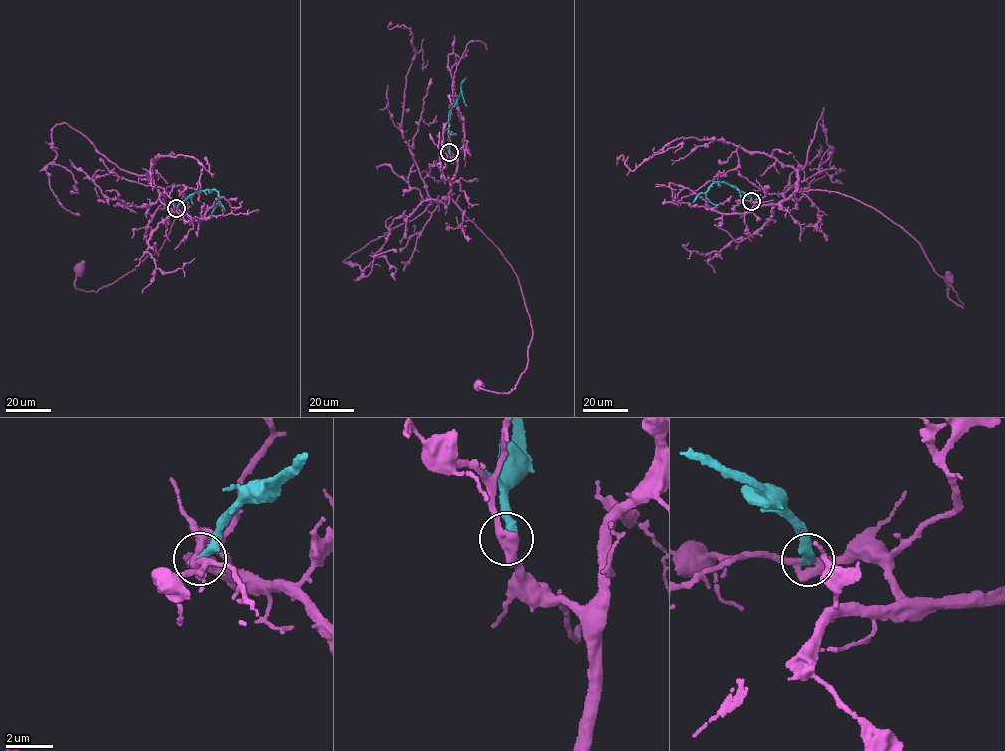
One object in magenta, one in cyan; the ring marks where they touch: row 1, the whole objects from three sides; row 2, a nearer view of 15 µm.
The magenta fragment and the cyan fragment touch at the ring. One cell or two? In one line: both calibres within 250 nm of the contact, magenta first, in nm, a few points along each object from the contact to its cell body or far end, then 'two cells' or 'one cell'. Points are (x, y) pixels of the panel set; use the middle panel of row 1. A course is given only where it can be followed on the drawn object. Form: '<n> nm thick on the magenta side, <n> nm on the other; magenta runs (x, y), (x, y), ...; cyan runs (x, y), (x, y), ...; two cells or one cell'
400 nm thick on the magenta side, 400 nm on the other; magenta runs (448, 152), (457, 170), (448, 196), (516, 275), (533, 331), (514, 388), (498, 393), (480, 383); cyan runs (449, 152), (450, 110), (461, 91), (466, 106); two cells

